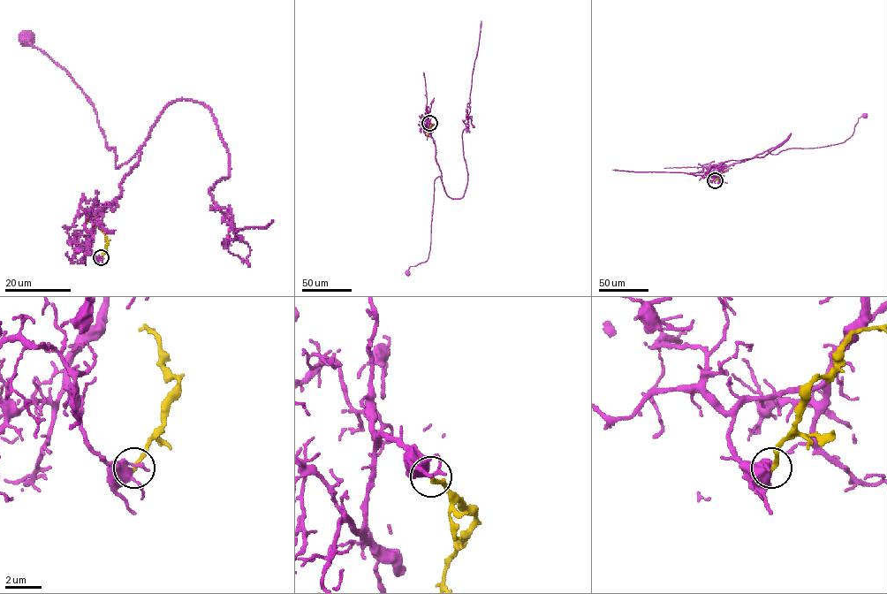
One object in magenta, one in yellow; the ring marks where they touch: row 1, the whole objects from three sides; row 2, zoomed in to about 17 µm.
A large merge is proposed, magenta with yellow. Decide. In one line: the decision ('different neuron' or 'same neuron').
different neuron

